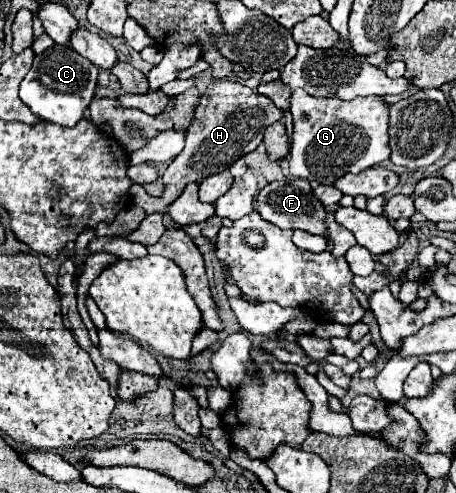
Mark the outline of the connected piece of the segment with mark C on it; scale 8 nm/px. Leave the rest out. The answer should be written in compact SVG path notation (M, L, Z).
M52 45L42 55L34 57L30 73L26 73L20 83L20 99L40 119L62 127L74 127L80 119L84 119L84 113L94 99L96 87L98 67L90 59L82 57L68 45Z

